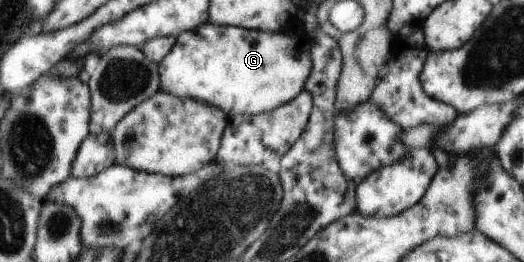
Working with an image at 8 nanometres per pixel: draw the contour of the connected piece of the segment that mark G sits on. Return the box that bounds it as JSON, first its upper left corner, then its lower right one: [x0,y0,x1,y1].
[159,21,312,117]

